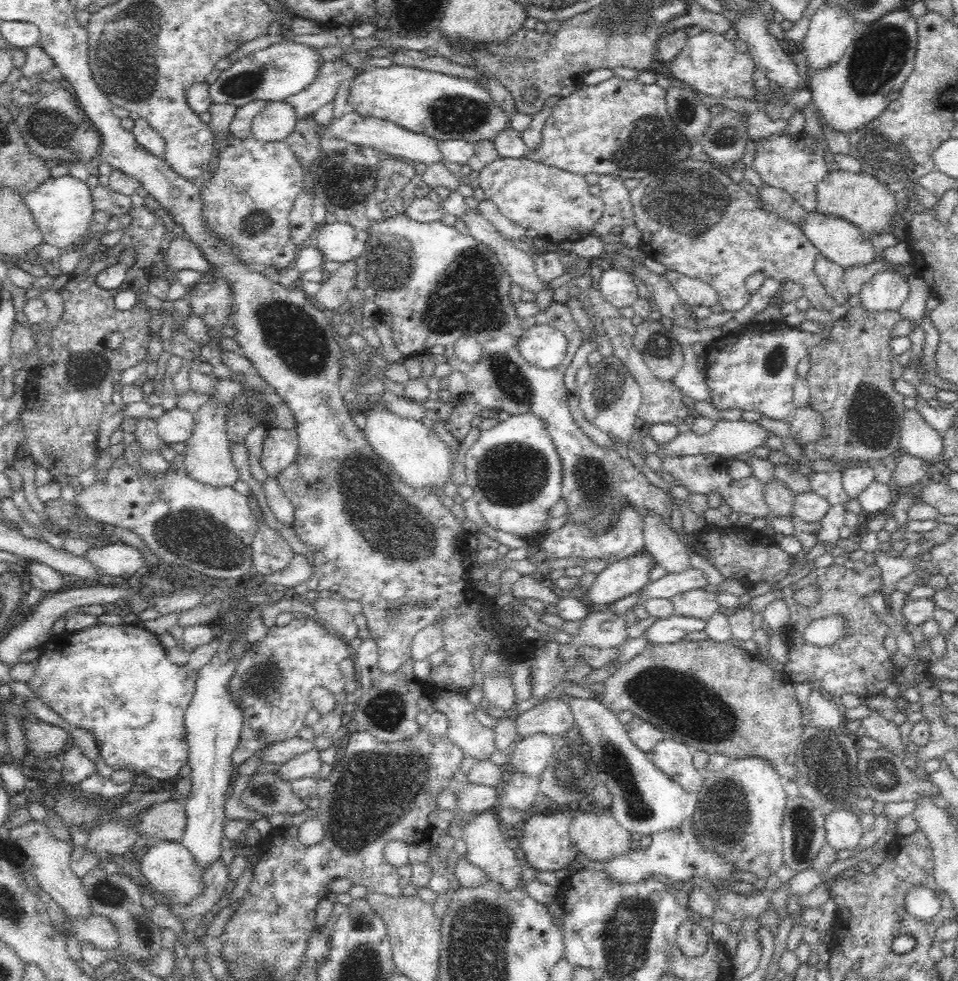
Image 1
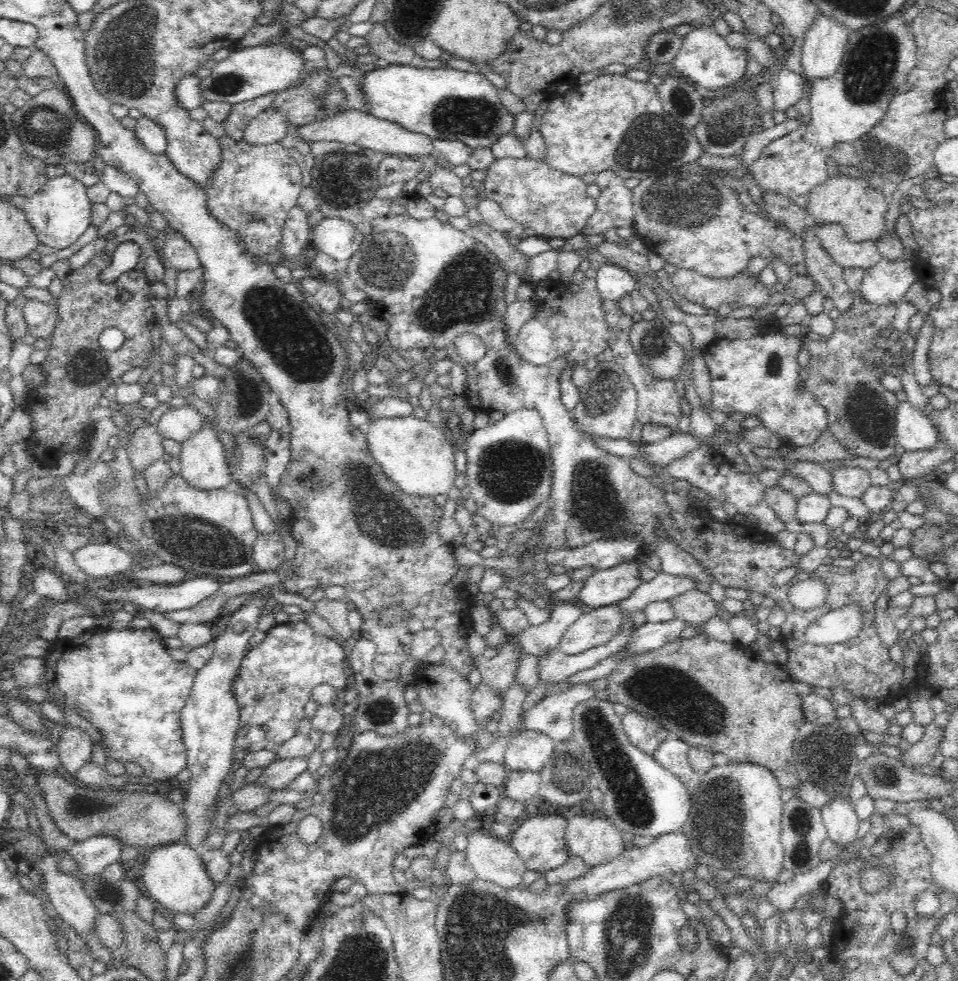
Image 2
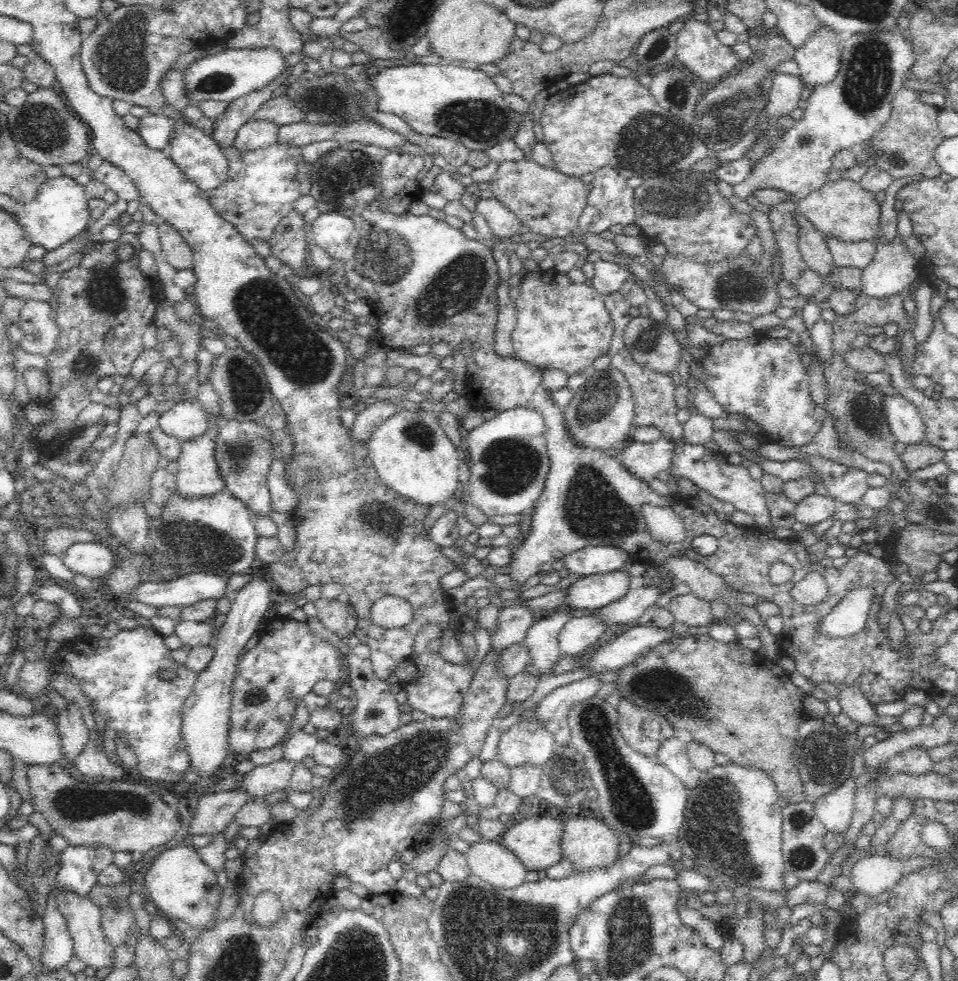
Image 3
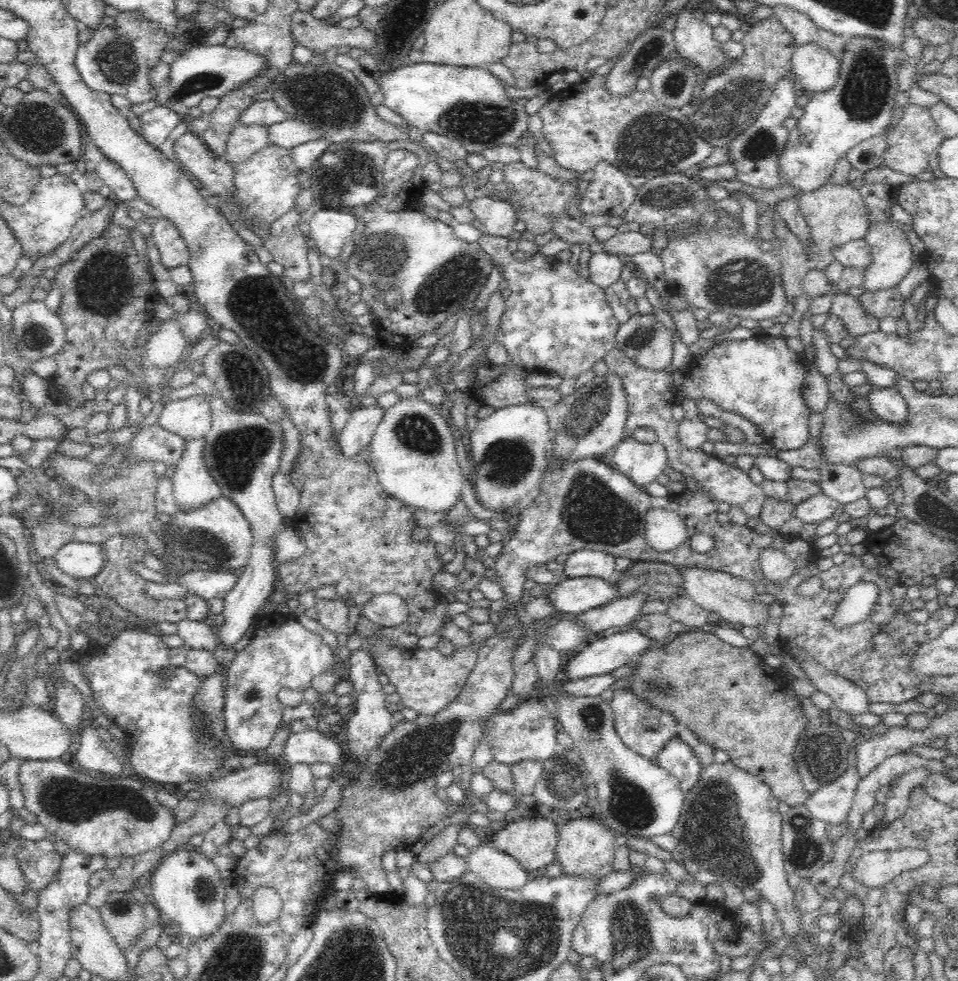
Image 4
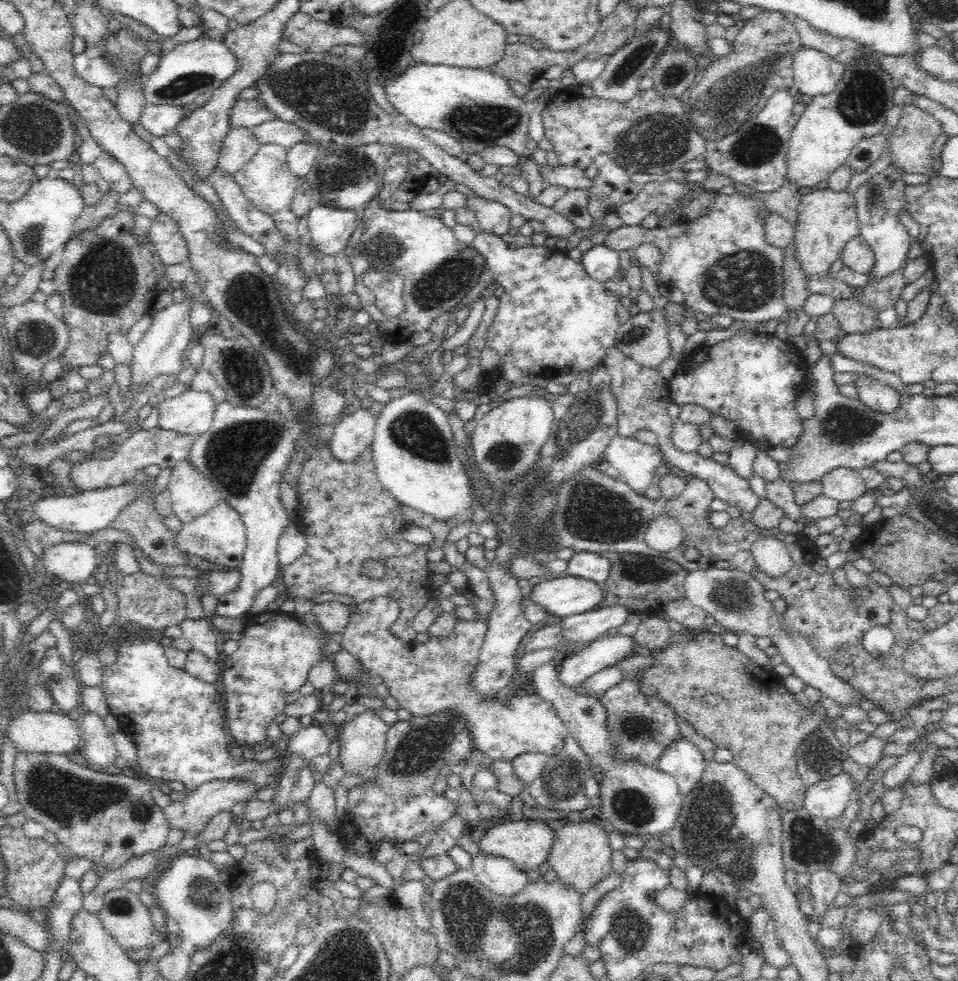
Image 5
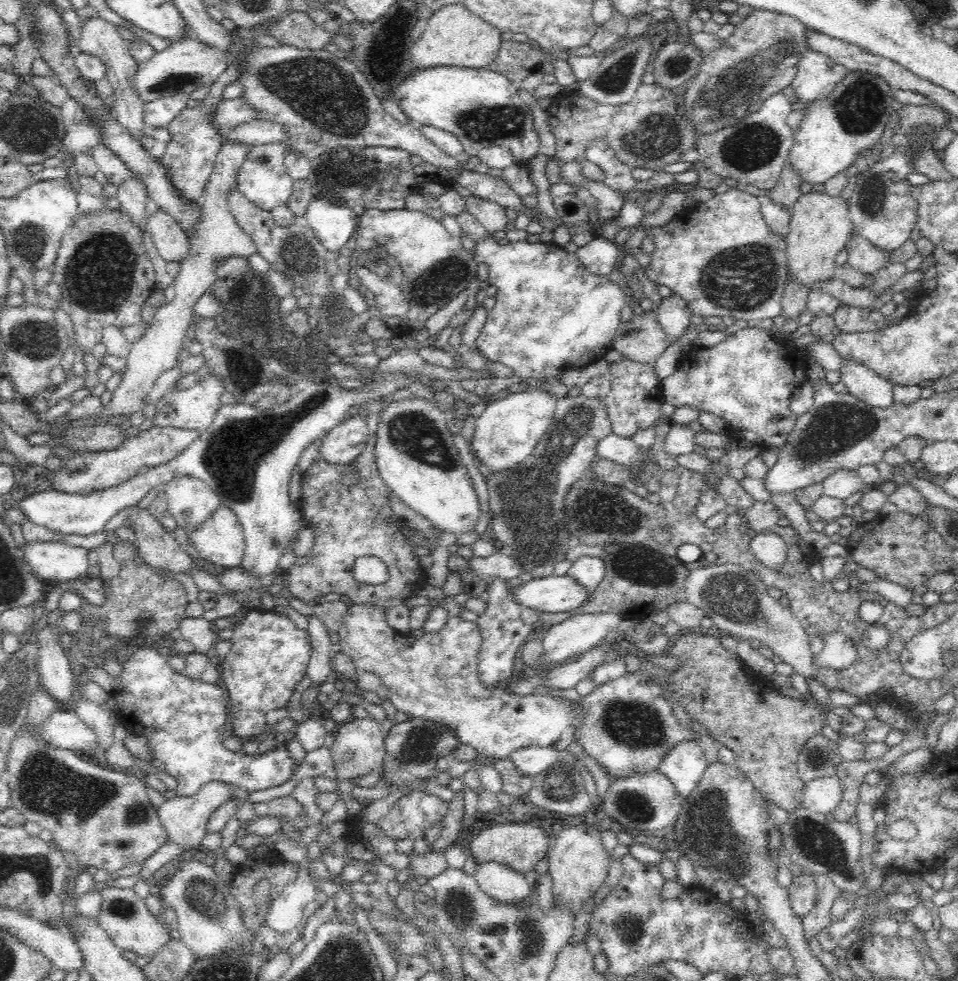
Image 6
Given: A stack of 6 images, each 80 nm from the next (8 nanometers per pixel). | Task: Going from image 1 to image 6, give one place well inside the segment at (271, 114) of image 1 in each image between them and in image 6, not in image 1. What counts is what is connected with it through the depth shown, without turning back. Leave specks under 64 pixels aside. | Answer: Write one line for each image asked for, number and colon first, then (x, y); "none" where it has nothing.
2: (271, 126)
3: (256, 134)
4: (245, 141)
5: (240, 146)
6: (218, 237)

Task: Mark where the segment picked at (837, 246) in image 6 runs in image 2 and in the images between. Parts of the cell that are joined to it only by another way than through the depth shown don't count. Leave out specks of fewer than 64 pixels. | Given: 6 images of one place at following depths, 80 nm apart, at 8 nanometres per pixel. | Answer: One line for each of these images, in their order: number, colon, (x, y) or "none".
2: (851, 201)
3: (843, 208)
4: (837, 214)
5: (828, 220)

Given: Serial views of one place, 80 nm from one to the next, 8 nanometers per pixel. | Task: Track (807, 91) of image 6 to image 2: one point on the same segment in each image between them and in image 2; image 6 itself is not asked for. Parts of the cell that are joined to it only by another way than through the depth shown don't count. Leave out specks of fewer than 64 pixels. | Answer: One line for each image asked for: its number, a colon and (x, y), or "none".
2: (823, 46)
3: (818, 60)
4: (815, 68)
5: (815, 73)

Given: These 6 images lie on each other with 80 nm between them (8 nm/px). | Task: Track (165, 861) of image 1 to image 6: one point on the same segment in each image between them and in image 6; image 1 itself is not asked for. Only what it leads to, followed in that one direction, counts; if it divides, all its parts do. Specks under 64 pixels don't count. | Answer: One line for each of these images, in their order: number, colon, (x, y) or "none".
2: (174, 874)
3: (182, 886)
4: (186, 888)
5: (191, 891)
6: (209, 921)

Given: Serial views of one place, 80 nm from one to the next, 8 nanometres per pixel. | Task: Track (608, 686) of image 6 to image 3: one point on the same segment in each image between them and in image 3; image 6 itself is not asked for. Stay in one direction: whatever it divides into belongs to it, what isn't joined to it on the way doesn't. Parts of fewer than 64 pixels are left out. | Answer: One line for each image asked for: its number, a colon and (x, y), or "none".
3: (644, 731)
4: (644, 729)
5: (641, 727)

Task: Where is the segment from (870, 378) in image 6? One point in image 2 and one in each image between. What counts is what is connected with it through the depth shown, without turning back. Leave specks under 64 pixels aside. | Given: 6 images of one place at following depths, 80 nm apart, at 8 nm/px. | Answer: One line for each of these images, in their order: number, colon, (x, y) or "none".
2: (914, 432)
3: (905, 421)
4: (888, 404)
5: (882, 399)

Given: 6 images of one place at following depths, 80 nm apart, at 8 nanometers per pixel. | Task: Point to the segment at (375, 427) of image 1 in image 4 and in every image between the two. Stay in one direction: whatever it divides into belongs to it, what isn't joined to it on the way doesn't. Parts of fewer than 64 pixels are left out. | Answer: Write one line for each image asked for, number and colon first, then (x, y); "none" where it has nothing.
2: (417, 457)
3: (410, 452)
4: (413, 452)

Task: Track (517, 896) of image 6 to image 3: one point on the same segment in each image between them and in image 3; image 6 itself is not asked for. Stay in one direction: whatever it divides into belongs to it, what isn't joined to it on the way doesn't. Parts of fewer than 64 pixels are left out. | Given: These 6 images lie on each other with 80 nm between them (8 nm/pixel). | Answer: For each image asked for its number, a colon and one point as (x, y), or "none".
3: (489, 860)
4: (500, 871)
5: (498, 874)

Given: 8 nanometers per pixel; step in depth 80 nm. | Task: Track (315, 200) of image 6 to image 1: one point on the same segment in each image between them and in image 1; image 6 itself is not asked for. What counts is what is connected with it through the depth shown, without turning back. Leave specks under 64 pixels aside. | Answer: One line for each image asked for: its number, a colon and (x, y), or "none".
1: (335, 240)
2: (334, 236)
3: (332, 232)
4: (331, 230)
5: (330, 228)

